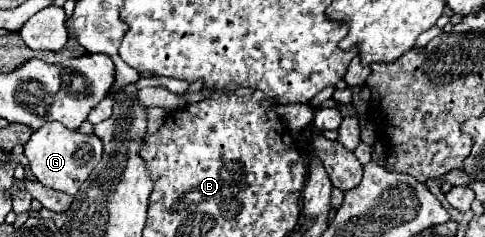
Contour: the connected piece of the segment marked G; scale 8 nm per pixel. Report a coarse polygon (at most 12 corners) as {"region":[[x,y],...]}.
{"region":[[45,122],[23,146],[43,186],[75,196],[99,164],[95,134]]}

